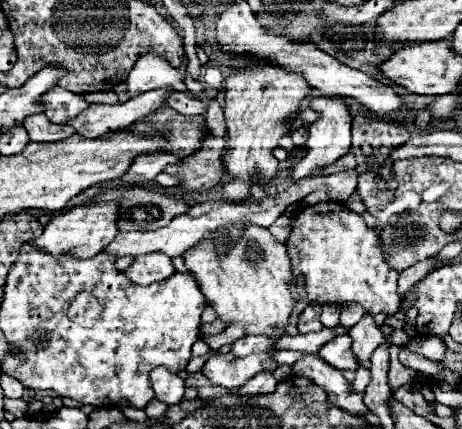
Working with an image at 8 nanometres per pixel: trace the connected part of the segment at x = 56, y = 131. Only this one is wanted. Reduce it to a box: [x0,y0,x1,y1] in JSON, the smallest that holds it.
[24,114,74,142]

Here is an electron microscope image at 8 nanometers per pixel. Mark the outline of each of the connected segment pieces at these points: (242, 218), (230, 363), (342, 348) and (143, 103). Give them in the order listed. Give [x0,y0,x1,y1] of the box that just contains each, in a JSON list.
[[104,170,358,258],[202,352,278,390],[318,334,358,370],[66,88,173,138]]

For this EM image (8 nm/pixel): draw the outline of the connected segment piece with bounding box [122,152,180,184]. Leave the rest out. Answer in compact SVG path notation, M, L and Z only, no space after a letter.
M166 152L140 154L130 164L130 170L122 176L122 182L126 182L126 184L152 182L162 172L162 168L168 166L168 164L180 164L180 158L172 156L172 154L166 154Z

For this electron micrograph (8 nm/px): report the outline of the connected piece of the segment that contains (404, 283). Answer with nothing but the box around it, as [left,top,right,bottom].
[398,258,438,300]

